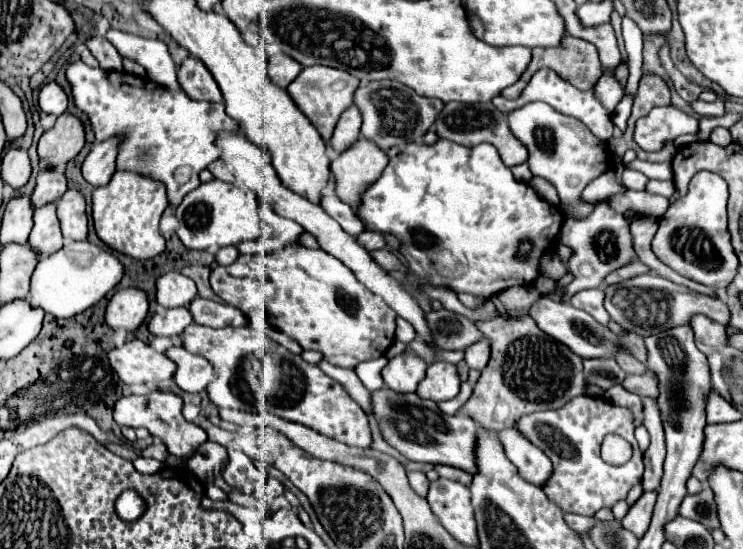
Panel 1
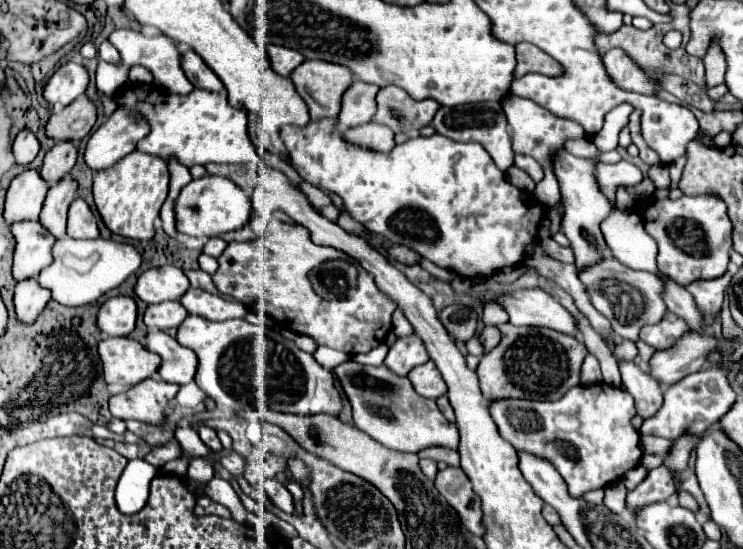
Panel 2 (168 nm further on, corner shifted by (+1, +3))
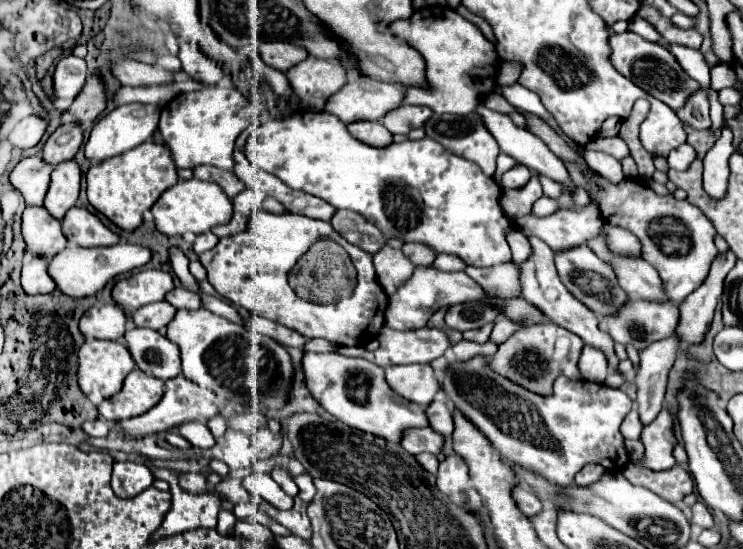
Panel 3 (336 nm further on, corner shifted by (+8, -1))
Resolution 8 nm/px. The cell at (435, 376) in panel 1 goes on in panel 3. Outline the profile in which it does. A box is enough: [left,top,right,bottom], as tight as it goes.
[386,364,440,408]

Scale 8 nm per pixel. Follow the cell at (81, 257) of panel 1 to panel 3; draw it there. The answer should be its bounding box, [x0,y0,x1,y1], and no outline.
[50,244,152,298]

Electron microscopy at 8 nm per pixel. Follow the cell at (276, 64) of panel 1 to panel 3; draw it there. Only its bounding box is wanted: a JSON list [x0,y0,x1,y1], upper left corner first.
[258,42,308,72]

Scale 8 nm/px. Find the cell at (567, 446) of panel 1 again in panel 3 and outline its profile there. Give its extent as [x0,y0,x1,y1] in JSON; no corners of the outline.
[442,356,632,486]

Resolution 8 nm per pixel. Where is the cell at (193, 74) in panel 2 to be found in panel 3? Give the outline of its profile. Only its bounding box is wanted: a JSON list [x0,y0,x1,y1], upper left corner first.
[178,42,224,86]

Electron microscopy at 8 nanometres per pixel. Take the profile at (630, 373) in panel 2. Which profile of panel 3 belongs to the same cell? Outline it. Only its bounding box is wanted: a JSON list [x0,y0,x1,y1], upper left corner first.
[520,236,618,372]

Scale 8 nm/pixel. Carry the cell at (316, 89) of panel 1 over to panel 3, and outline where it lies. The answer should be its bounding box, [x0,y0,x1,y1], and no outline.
[286,56,348,112]

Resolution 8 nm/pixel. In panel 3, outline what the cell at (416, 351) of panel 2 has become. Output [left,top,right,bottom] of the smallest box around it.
[338,326,450,368]

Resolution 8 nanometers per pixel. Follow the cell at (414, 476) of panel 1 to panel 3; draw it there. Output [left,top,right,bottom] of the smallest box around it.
[416,454,438,474]

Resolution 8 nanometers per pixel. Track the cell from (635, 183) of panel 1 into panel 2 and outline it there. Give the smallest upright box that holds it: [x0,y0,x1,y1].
[597,160,643,196]

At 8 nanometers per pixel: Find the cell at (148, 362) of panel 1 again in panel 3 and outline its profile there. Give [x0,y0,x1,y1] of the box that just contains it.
[78,336,134,405]

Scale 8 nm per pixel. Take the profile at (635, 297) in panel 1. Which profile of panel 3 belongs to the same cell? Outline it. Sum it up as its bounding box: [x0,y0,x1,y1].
[554,246,628,316]

